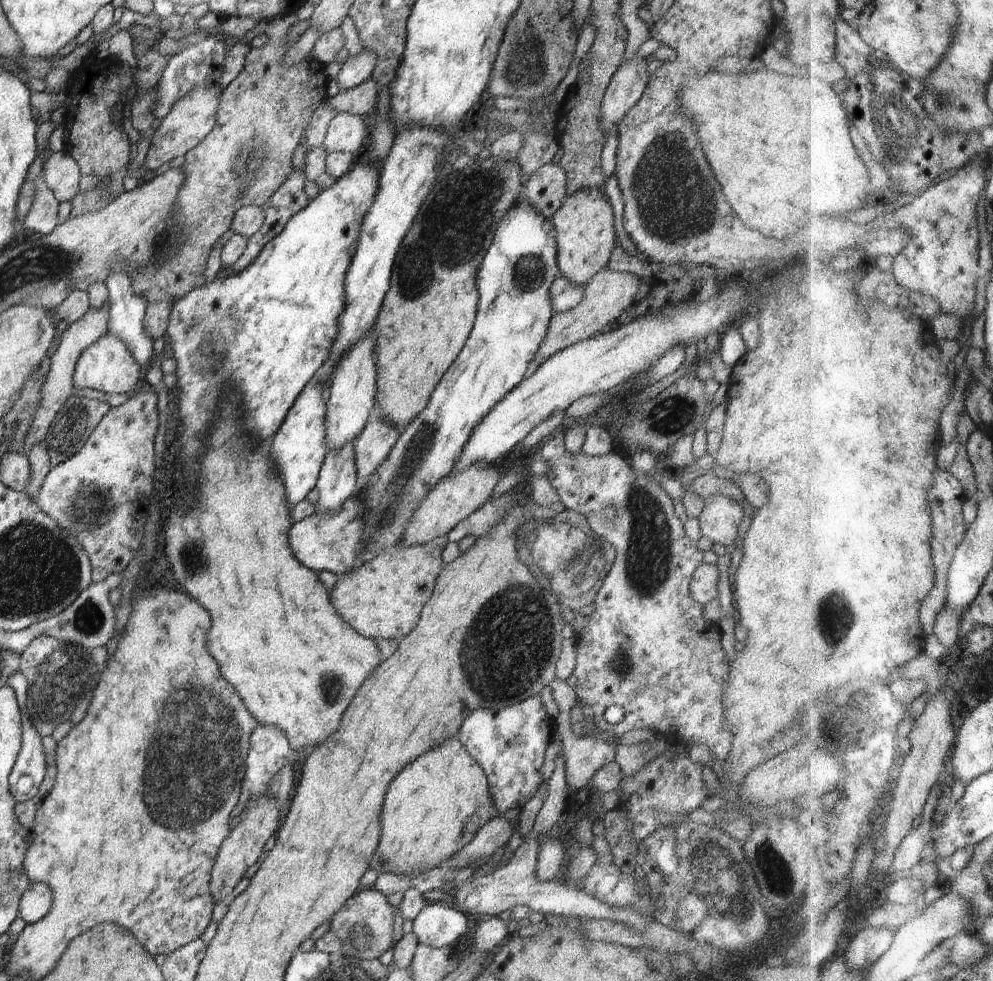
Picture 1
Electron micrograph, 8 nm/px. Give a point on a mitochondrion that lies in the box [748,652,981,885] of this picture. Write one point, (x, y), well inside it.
(829, 726)

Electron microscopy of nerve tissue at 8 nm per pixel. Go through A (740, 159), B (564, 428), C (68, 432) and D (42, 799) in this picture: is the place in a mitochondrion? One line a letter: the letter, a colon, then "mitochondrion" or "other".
A: other
B: other
C: mitochondrion
D: other

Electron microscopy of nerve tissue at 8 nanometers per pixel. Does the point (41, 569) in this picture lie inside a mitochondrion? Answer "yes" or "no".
yes

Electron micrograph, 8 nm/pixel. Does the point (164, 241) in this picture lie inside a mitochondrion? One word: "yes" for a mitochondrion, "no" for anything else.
yes

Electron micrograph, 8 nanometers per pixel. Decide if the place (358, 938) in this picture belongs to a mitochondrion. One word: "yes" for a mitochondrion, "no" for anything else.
yes

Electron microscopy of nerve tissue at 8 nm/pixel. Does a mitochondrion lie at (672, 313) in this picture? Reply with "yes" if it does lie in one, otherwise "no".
no

